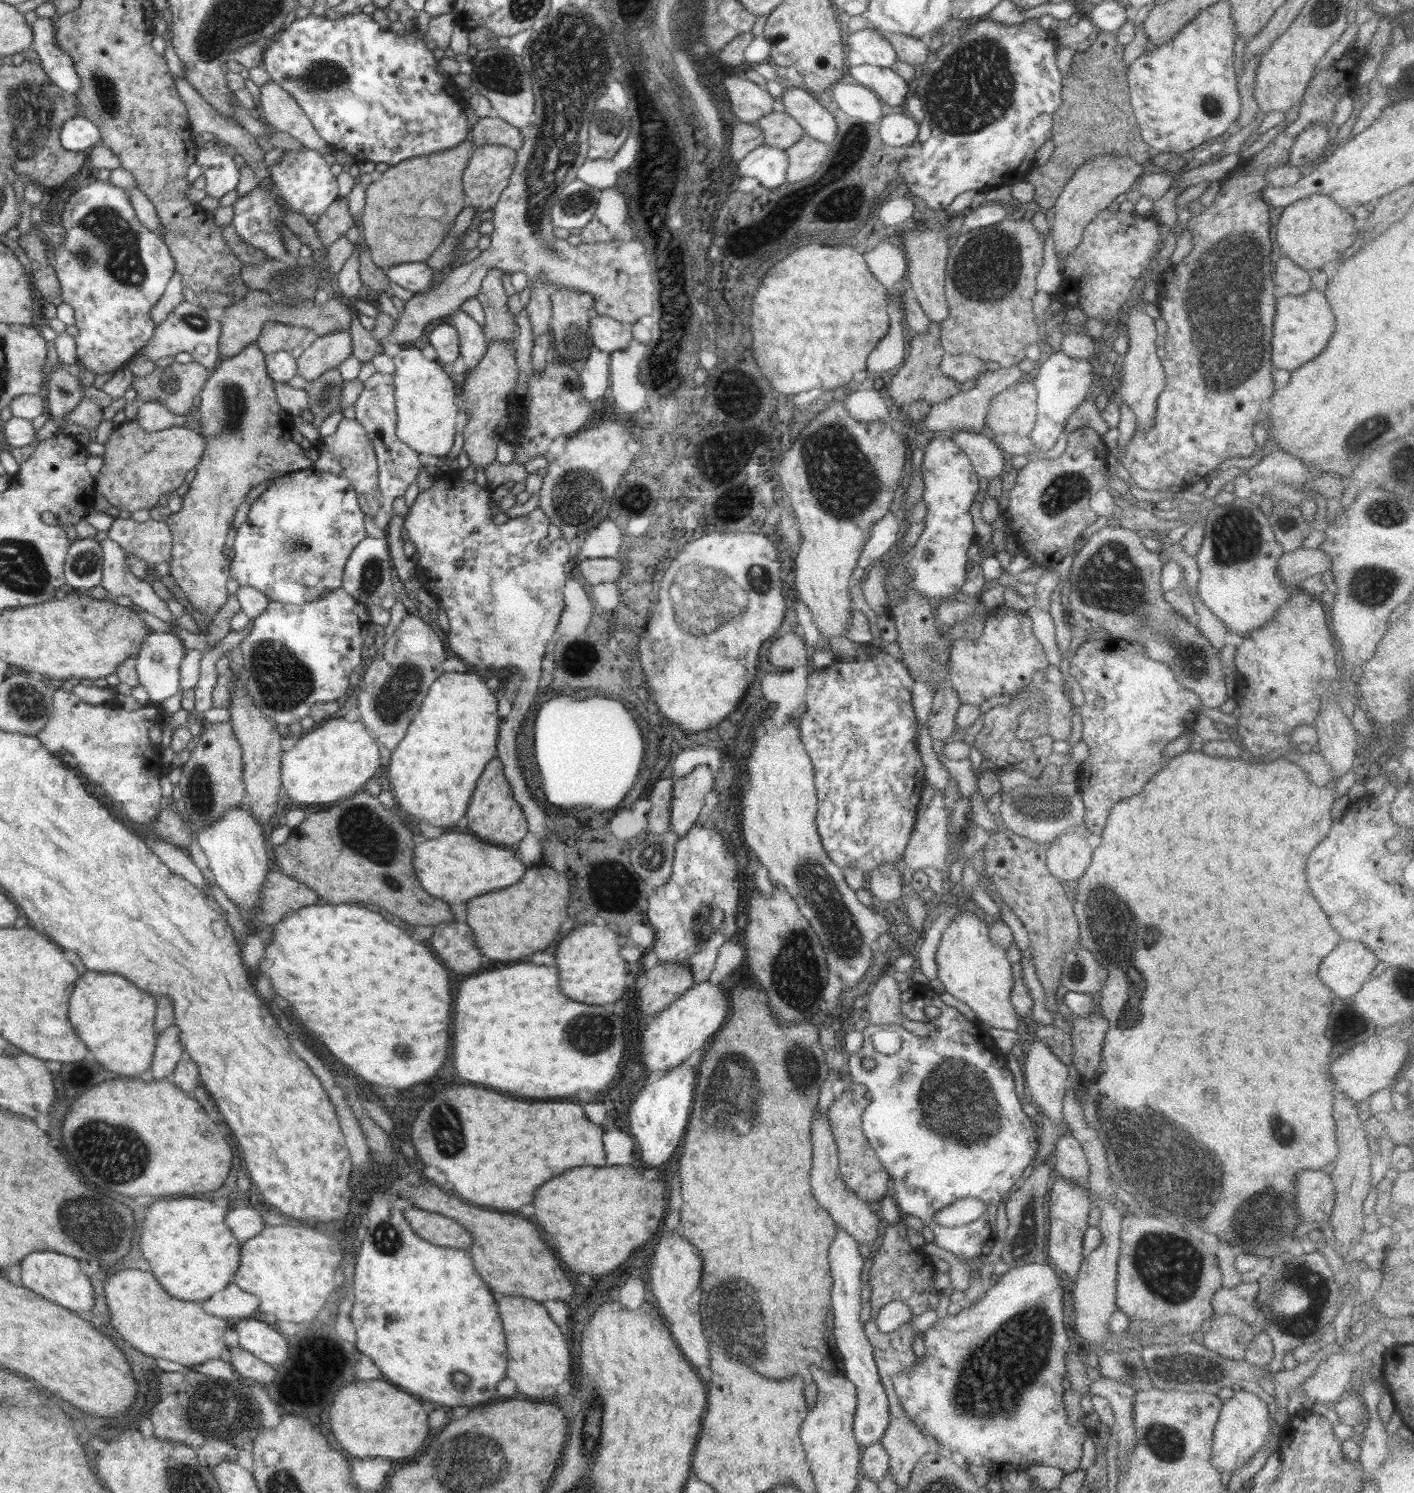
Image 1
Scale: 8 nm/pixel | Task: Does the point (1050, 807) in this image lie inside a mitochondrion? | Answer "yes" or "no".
yes

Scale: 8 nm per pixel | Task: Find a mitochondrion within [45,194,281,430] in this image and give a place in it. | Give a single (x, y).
(106, 240)

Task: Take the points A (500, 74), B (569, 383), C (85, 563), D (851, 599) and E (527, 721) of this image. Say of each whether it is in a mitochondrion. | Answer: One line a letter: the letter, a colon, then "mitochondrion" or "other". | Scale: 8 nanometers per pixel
A: mitochondrion
B: mitochondrion
C: mitochondrion
D: other
E: other

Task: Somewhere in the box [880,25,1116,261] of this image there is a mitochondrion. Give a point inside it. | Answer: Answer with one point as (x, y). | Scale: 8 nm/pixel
(972, 88)

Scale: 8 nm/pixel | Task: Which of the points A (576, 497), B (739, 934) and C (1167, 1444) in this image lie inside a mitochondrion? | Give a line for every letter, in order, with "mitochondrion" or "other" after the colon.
A: mitochondrion
B: other
C: mitochondrion

